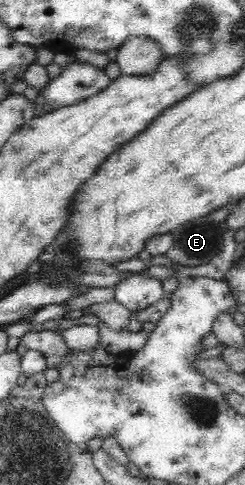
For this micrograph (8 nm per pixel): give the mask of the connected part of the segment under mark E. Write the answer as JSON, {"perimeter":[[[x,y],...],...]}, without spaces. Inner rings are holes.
{"perimeter":[[[203,216],[191,219],[169,234],[174,245],[164,254],[172,263],[194,267],[209,263],[224,244],[224,225]]]}

